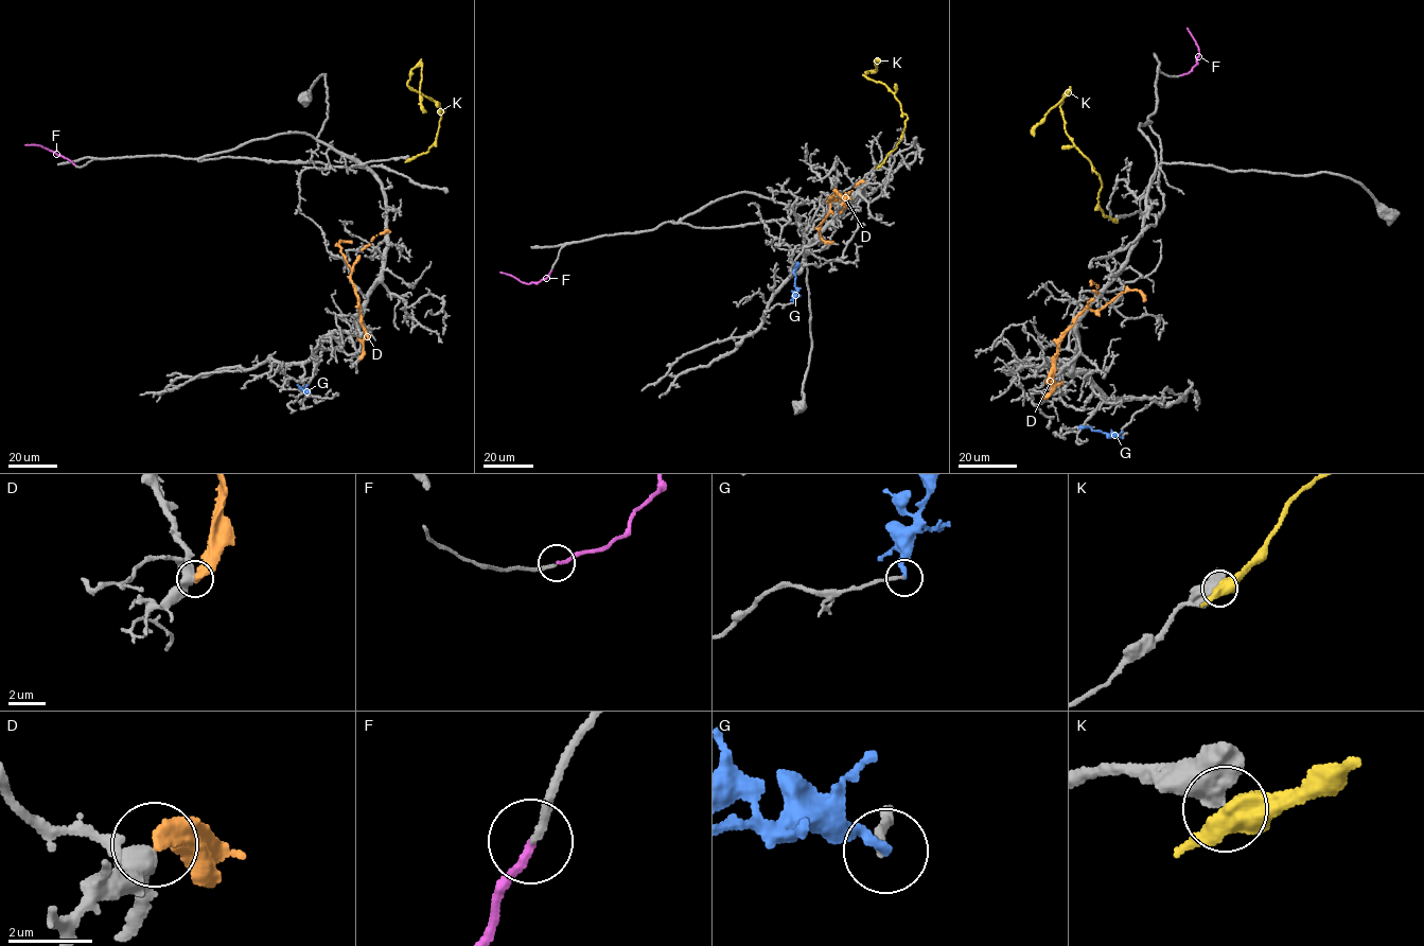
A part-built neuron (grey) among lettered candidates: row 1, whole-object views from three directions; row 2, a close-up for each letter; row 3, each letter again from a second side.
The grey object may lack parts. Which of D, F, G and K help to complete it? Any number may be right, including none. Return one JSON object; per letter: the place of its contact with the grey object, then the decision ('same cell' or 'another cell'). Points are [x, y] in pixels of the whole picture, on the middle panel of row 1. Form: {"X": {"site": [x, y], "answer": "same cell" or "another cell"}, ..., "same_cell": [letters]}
{"D": {"site": [841, 205], "answer": "another cell"}, "F": {"site": [551, 270], "answer": "same cell"}, "G": {"site": [794, 302], "answer": "another cell"}, "K": {"site": [878, 167], "answer": "another cell"}, "same_cell": ["F"]}

